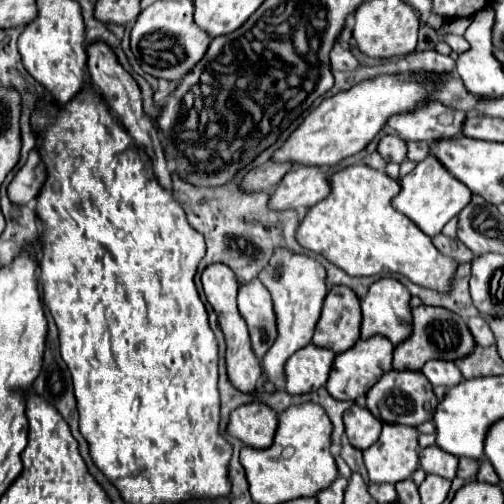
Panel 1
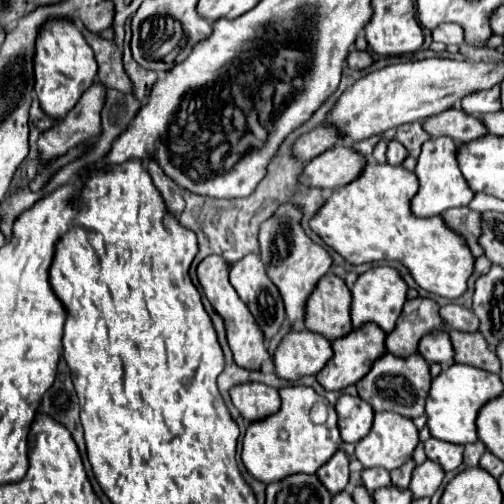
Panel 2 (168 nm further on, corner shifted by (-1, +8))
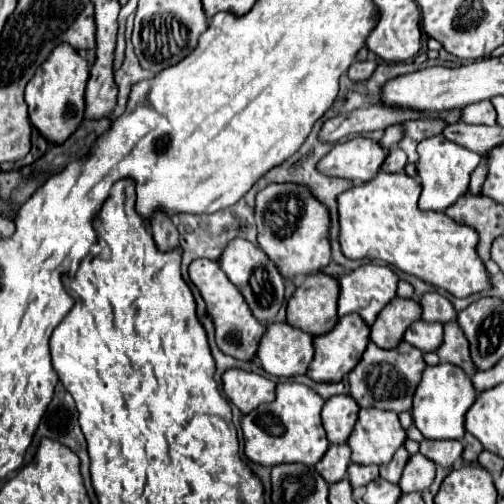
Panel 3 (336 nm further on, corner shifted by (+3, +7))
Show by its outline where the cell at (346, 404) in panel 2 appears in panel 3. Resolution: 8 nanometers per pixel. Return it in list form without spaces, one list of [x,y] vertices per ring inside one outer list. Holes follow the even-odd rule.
[[[334,395],[334,397],[330,397],[324,403],[324,409],[322,409],[322,425],[326,429],[326,435],[328,435],[328,441],[330,443],[346,443],[346,437],[354,429],[358,411],[360,411],[360,407],[356,405],[356,401],[350,395]]]

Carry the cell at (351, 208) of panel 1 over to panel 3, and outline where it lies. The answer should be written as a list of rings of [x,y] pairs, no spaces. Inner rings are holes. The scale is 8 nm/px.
[[[380,171],[372,181],[354,185],[338,197],[340,245],[348,259],[378,259],[422,281],[446,289],[454,297],[470,297],[492,289],[490,275],[476,253],[476,229],[456,223],[444,213],[420,211],[418,179],[406,173]]]

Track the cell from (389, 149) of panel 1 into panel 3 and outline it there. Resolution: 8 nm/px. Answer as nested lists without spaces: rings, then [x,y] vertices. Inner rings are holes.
[[[392,149],[382,165],[382,171],[386,173],[400,173],[404,171],[404,165],[406,165],[406,157],[404,157],[404,151],[402,149]]]

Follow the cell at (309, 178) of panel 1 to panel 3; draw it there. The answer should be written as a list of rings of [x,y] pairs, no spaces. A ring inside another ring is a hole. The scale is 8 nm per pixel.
[[[354,137],[344,143],[336,143],[334,149],[320,161],[318,169],[330,177],[344,177],[354,183],[366,183],[376,177],[388,151],[368,137]]]

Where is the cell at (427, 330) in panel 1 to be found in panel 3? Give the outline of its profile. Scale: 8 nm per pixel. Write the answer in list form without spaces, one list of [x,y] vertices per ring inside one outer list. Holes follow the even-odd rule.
[[[392,299],[376,317],[376,321],[370,327],[370,341],[384,349],[394,349],[402,337],[404,331],[420,319],[420,303],[414,299]]]

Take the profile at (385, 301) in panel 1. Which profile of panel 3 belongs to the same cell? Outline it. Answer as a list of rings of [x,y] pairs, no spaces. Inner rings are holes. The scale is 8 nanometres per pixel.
[[[360,265],[338,279],[338,315],[358,313],[368,325],[374,323],[392,297],[396,297],[398,275],[386,265]]]

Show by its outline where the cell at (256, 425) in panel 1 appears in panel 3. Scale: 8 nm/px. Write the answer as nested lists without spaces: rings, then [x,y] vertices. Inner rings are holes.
[[[230,367],[224,375],[224,393],[226,397],[246,415],[256,409],[260,403],[270,403],[274,399],[276,383],[238,367]]]

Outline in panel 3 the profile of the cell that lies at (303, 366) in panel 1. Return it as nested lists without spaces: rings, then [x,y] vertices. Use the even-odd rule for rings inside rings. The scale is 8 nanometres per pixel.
[[[270,323],[258,343],[256,357],[270,375],[304,375],[314,357],[312,335],[288,323]]]

